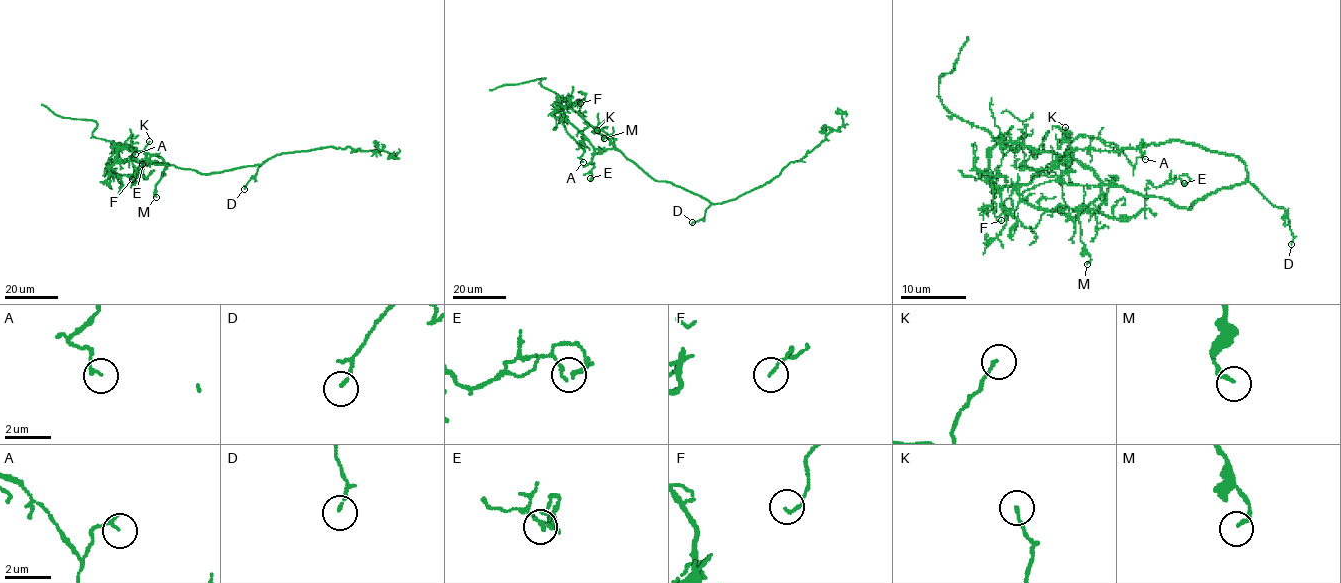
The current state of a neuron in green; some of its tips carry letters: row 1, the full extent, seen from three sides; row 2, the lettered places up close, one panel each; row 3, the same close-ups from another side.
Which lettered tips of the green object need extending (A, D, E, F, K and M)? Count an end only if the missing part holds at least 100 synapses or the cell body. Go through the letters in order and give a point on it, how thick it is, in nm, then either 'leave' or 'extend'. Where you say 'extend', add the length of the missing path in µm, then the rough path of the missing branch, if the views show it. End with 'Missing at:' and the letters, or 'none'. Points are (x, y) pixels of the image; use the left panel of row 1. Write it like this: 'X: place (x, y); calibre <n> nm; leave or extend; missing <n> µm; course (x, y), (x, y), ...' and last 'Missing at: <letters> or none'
A: place (135, 154); calibre 120 nm; leave
D: place (244, 189); calibre 120 nm; leave
E: place (142, 164); calibre 190 nm; leave
F: place (132, 179); calibre 110 nm; leave
K: place (149, 141); calibre 130 nm; leave
M: place (156, 197); calibre 130 nm; leave
Missing at: none

